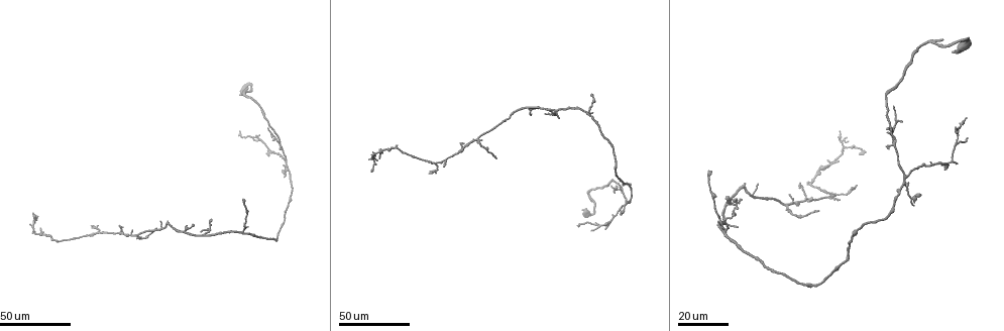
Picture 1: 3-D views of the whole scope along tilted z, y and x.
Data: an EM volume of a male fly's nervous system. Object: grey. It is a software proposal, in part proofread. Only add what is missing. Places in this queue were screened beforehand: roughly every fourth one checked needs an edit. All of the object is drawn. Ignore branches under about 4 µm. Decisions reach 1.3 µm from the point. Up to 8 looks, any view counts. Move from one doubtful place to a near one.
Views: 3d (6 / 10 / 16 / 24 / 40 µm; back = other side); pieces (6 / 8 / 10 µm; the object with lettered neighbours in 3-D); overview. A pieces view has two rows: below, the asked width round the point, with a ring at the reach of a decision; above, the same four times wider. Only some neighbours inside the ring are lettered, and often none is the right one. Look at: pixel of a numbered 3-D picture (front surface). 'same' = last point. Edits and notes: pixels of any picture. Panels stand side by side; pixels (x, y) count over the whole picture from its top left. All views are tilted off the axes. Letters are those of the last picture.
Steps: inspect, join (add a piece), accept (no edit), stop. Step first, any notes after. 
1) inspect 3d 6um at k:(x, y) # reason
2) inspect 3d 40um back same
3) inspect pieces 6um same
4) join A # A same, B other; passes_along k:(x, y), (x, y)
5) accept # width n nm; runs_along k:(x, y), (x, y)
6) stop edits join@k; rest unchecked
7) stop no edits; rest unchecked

inspect 3d 24um at 1:(581, 210) # an open end

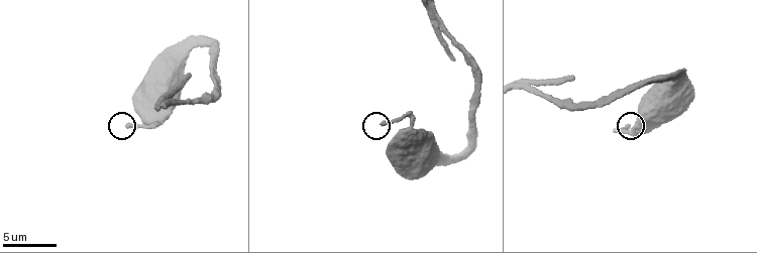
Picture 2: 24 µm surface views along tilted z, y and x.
inspect pieces 6um at 2:(383, 124)

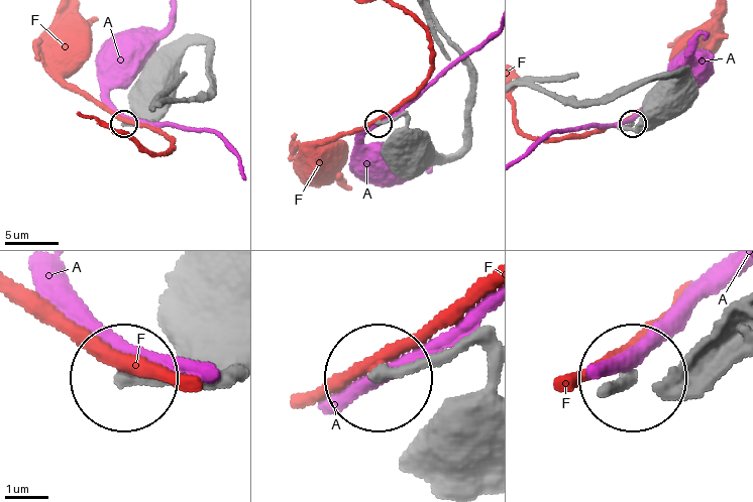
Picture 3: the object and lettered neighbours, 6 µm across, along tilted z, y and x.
accept # A other, F other; none of them fits

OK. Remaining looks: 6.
inspect 3d 24um at 1:(604, 228) # branch stops here

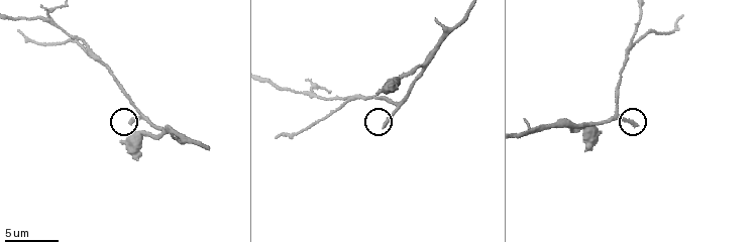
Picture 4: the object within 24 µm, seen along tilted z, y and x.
inspect 3d 6um at 4:(384, 127) # closer look

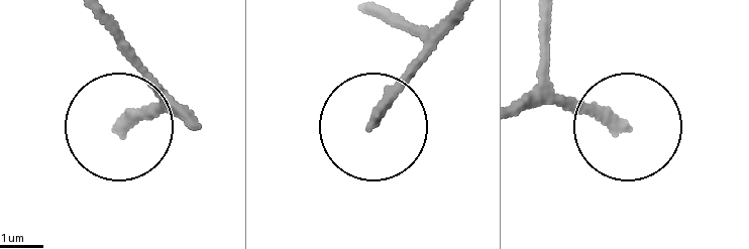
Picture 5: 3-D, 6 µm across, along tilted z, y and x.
inspect pieces 8um at 5:(374, 123)

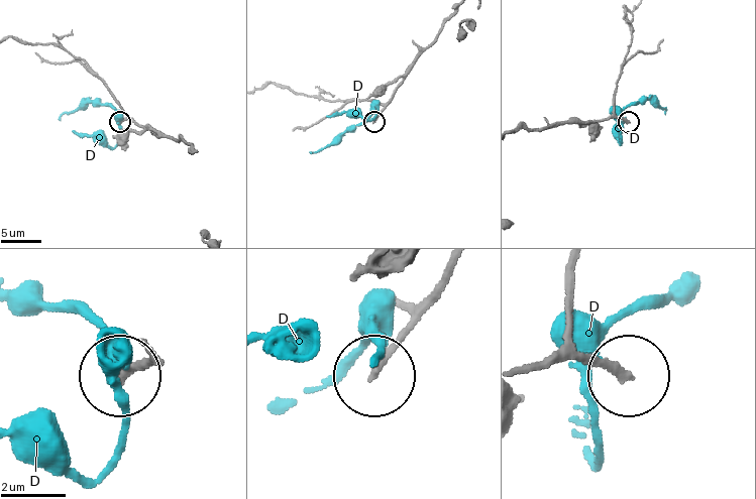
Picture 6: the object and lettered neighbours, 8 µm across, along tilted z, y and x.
accept # width 220 nm; D other; runs_along 6:(519, 130), (616, 118), (628, 121); no lettered piece goes on from it

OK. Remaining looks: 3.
inspect pieces 6um at 4:(527, 121) # thin end

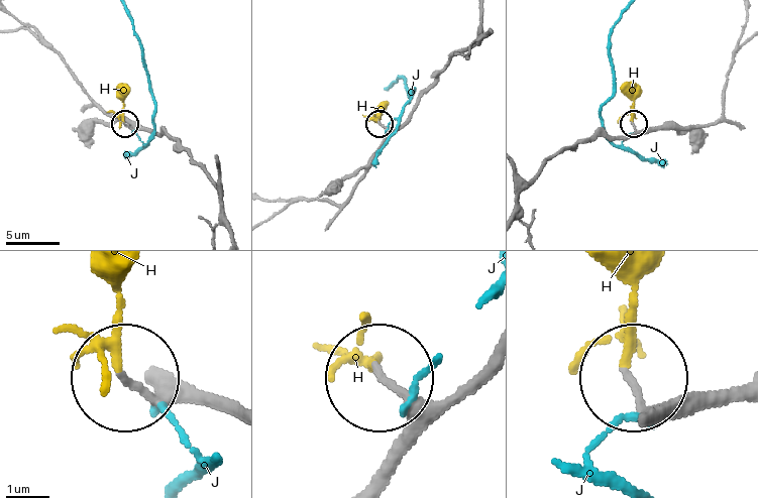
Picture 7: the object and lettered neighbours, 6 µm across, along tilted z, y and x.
join H # width 150 nm; H same, J other; passes_along 7:(627, 134), (638, 130), (631, 120), (633, 95), (623, 84); it goes on there

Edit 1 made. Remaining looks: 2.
inspect 3d 24um at 1:(837, 162) # branch stops here

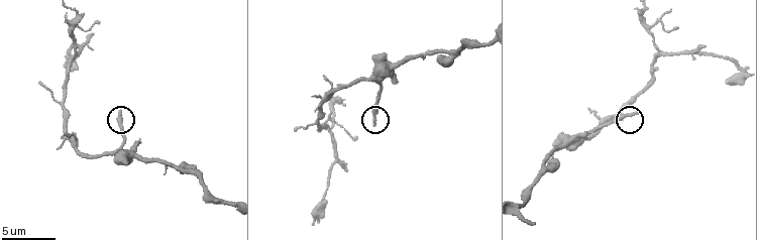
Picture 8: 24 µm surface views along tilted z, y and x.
inspect pieces 6um at 8:(637, 112)

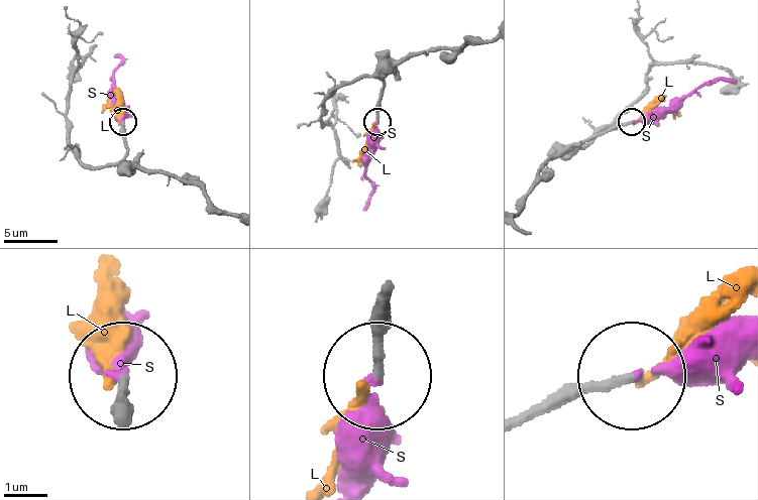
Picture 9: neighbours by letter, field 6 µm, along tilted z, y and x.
join S # L other, S same; it goes on there

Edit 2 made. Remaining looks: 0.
stop edits join@7, join@9; rest unchecked

